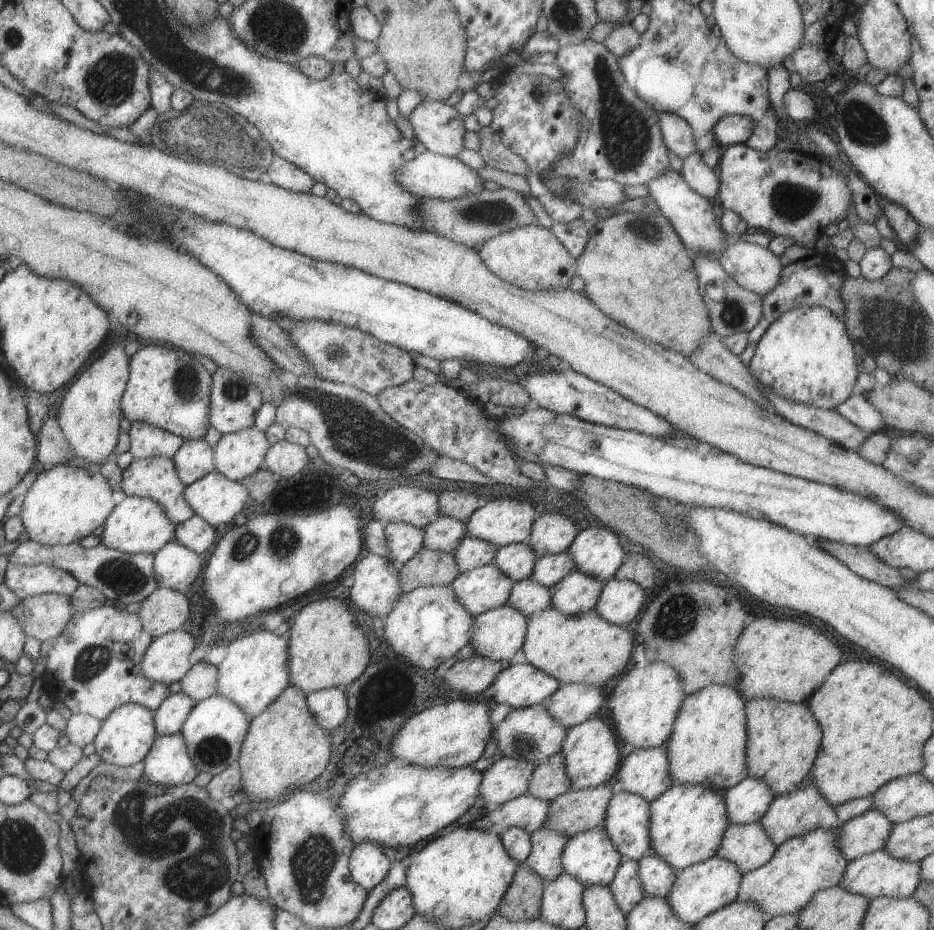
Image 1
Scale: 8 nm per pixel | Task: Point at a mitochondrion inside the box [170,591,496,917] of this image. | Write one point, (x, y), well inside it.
(312, 863)

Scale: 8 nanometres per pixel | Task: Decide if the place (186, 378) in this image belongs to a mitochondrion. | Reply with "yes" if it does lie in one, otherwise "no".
yes

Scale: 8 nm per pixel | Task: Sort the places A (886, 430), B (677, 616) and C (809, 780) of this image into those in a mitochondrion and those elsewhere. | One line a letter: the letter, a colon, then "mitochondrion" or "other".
A: other
B: mitochondrion
C: other

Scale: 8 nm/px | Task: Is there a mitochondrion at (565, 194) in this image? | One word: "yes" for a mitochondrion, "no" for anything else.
no

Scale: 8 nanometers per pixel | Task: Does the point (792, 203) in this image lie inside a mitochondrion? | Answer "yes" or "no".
yes

